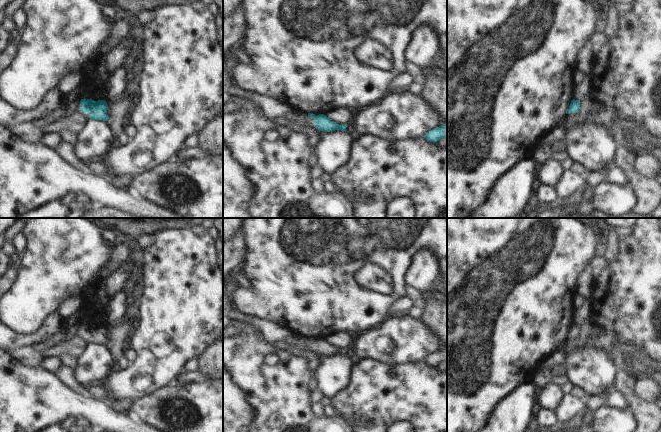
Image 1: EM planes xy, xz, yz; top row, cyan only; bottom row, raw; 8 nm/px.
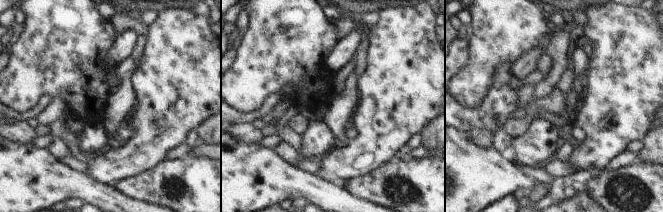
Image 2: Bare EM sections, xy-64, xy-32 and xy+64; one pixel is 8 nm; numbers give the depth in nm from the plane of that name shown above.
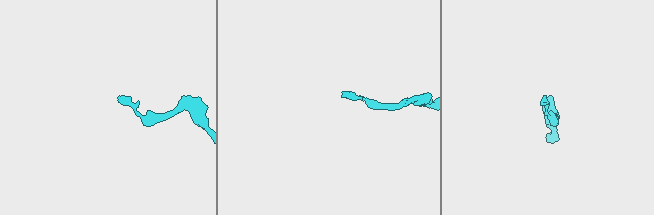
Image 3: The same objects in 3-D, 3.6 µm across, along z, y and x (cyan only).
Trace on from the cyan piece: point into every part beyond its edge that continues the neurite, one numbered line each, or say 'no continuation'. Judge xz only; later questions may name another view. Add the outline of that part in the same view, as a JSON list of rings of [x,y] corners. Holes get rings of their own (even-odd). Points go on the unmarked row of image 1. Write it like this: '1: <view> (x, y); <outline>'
no continuation

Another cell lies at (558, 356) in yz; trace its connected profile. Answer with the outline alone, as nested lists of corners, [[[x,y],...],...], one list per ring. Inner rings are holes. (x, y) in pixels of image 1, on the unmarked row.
[[[563,348],[555,350],[549,357],[546,357],[537,365],[537,372],[541,372],[543,368],[552,369],[554,366],[564,364],[566,354]]]

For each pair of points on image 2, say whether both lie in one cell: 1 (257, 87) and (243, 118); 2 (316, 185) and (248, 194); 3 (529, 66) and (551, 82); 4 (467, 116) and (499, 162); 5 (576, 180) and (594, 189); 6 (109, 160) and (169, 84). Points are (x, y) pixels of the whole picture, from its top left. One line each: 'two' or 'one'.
1: two
2: one
3: one
4: two
5: two
6: one

